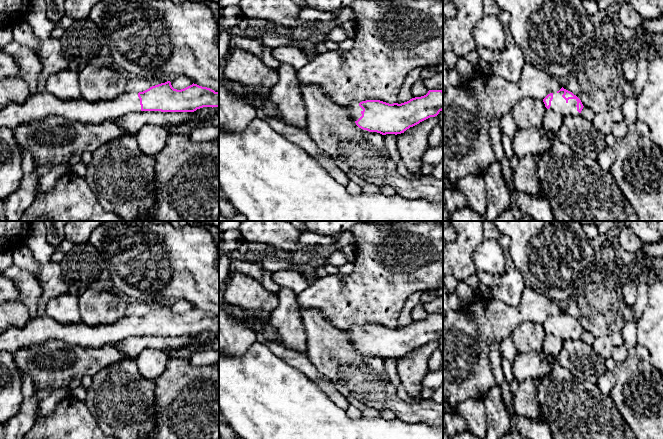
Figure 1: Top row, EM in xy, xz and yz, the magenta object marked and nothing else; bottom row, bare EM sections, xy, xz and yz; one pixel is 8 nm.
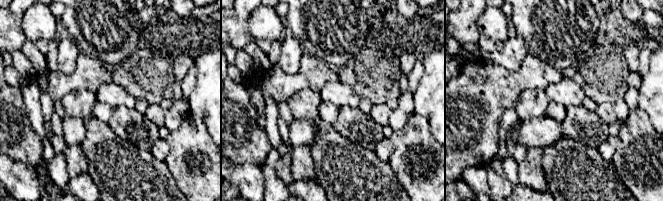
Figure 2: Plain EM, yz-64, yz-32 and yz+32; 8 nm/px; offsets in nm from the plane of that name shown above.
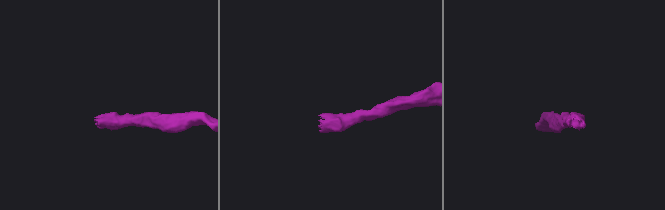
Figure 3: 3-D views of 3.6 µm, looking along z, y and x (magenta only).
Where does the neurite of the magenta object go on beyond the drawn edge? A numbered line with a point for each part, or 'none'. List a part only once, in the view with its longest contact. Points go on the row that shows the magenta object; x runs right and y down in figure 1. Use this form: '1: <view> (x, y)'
1: yz (558, 104)

